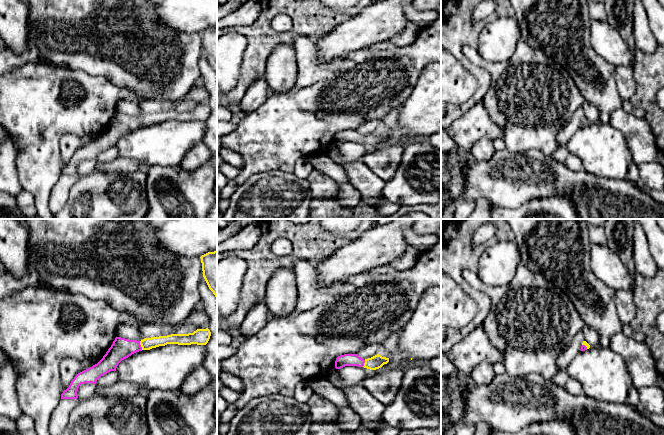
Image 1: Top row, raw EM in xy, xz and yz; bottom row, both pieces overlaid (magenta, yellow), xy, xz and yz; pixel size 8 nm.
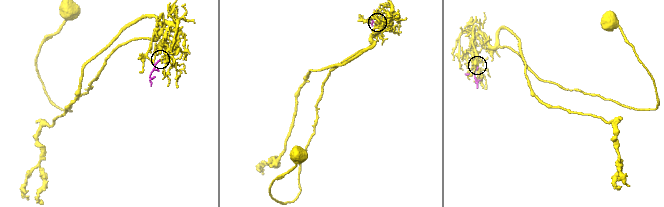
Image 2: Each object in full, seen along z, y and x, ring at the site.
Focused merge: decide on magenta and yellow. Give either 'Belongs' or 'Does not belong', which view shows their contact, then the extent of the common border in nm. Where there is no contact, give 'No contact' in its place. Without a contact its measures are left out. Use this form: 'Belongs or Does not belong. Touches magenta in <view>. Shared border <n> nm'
Belongs. Touches magenta in xy. Shared border 80 nm

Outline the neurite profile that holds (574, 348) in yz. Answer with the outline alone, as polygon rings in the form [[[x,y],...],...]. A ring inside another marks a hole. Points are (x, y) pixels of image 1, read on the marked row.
[[[582,331],[577,332],[573,337],[570,345],[559,355],[557,359],[557,367],[559,371],[566,370],[569,363],[581,351],[583,341],[584,335]]]

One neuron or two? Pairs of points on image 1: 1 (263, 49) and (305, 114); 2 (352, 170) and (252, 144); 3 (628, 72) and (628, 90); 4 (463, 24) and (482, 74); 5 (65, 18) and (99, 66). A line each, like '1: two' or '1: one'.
1: two
2: two
3: one
4: one
5: one

